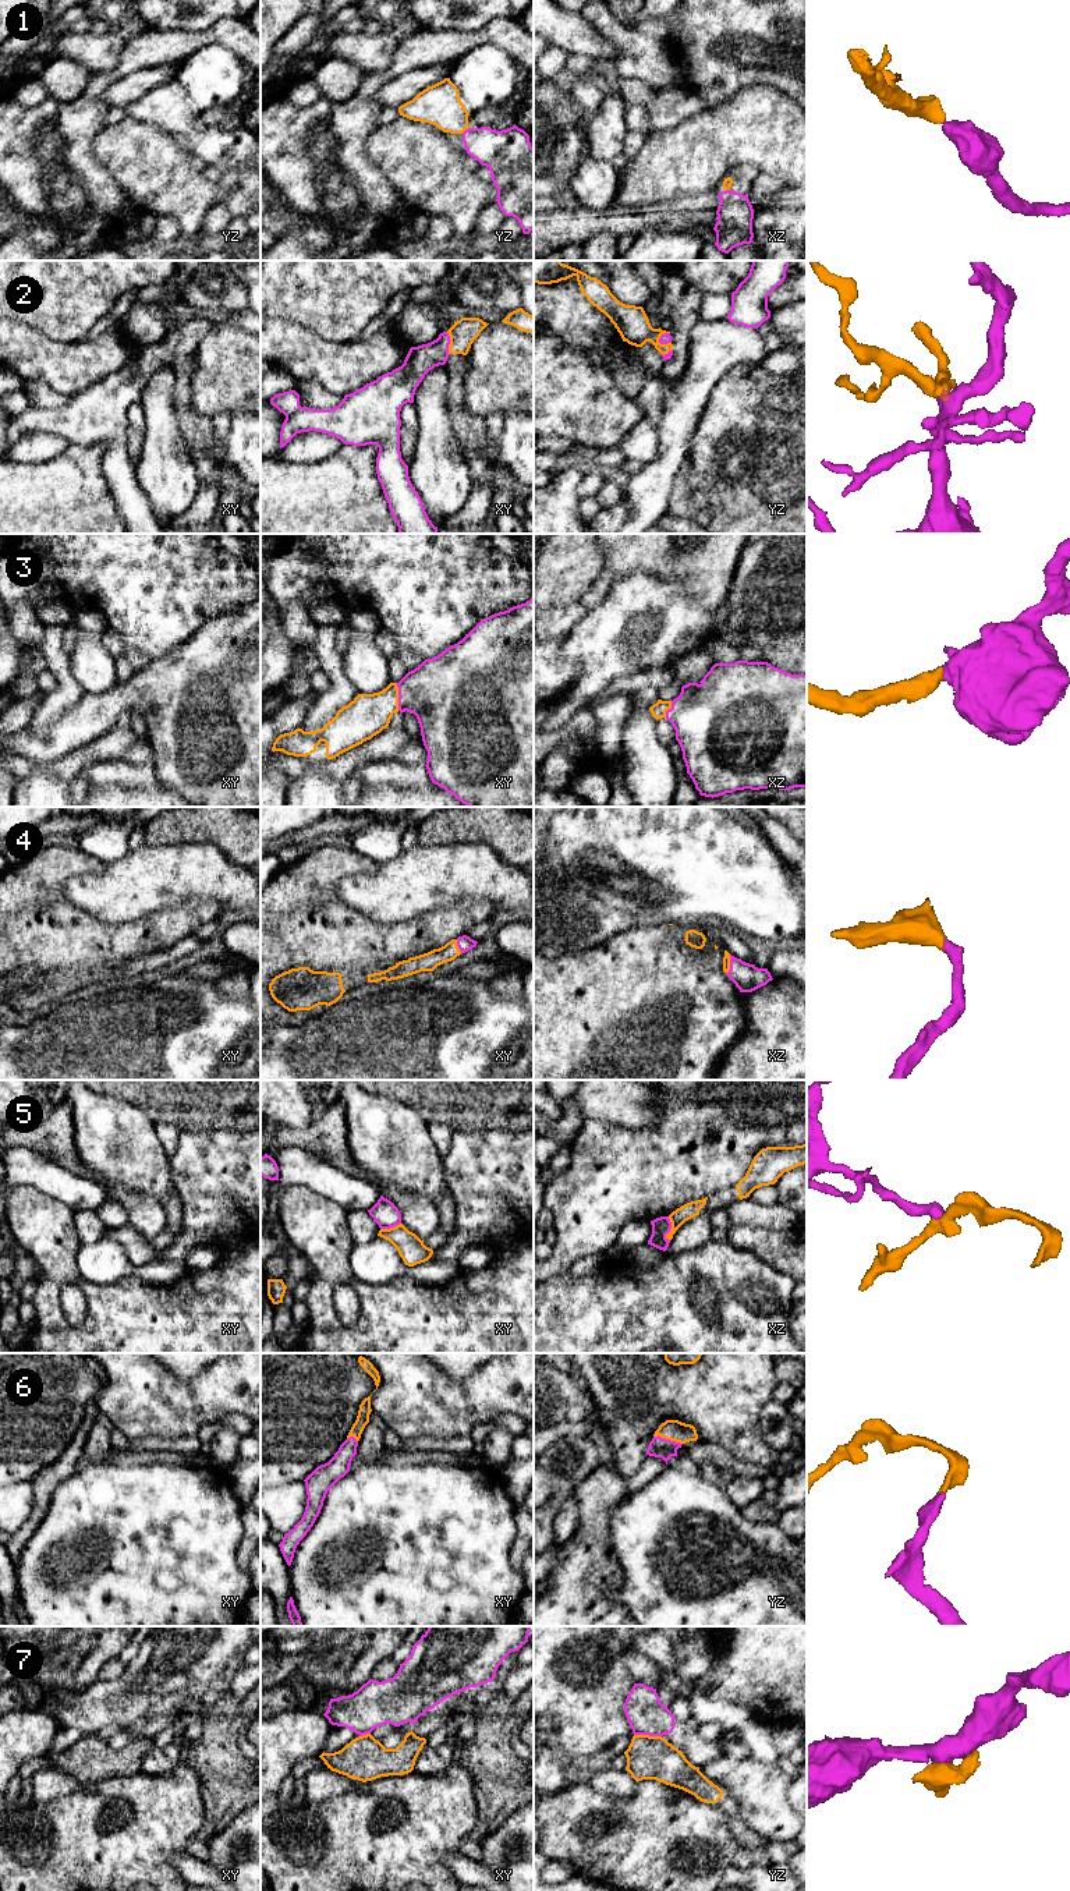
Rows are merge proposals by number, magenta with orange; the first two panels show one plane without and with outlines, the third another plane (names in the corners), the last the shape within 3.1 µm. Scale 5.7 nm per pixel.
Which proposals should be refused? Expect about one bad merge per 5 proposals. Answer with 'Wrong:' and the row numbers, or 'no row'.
Wrong: 5, 7

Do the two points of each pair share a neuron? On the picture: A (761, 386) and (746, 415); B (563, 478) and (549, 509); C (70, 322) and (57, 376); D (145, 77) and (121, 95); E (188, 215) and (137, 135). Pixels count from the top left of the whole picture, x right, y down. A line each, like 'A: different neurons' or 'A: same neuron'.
A: same neuron
B: same neuron
C: different neurons
D: same neuron
E: same neuron

